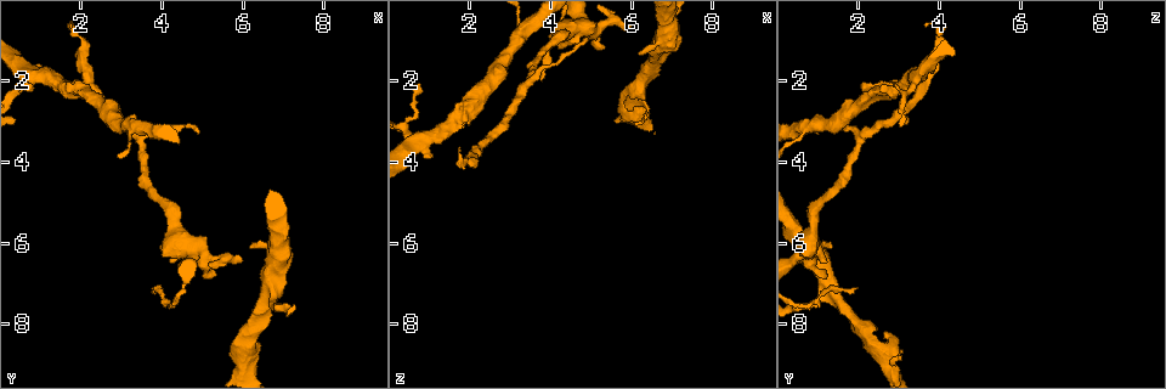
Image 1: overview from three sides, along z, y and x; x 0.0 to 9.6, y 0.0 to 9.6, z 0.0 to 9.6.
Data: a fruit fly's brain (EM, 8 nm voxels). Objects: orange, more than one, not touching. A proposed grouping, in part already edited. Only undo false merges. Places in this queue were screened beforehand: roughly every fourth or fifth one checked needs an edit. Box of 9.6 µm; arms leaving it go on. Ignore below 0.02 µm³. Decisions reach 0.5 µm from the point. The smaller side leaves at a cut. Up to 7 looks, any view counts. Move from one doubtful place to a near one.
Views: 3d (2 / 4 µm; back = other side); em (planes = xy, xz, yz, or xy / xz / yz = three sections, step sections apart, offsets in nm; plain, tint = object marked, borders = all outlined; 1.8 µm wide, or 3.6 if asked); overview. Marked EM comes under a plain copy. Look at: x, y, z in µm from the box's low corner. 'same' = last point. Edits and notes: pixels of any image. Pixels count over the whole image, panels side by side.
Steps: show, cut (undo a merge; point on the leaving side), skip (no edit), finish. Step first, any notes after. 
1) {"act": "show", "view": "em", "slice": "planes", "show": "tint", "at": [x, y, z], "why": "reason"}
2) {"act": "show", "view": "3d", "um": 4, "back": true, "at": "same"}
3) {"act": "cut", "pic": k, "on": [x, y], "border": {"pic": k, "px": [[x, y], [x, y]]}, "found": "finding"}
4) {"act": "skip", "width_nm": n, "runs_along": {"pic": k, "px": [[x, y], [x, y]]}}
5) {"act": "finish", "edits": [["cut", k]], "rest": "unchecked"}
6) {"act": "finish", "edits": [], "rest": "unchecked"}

{"act": "show", "view": "em", "slice": "planes", "show": "tint", "at": [0.80, 1.90, 3.35], "why": "three arms meet"}

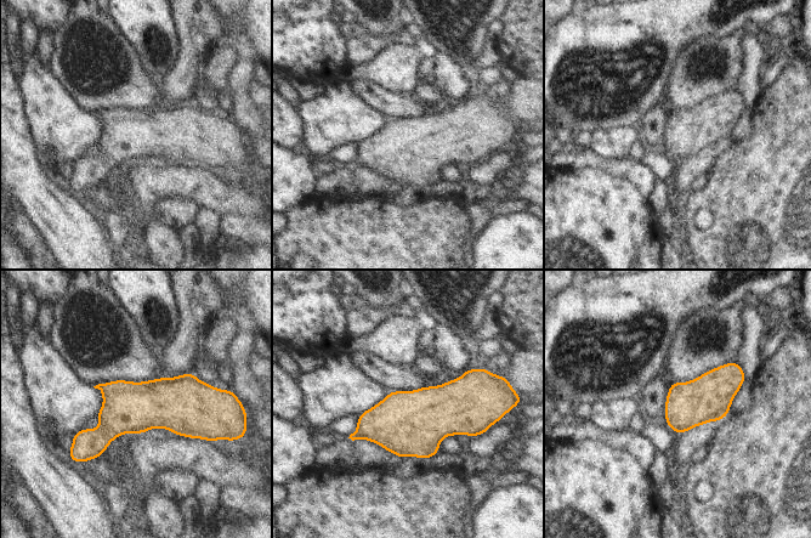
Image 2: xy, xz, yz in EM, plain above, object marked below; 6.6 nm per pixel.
{"act": "skip", "width_nm": 300, "found": "all the same cell"}

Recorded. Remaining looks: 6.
{"act": "show", "view": "3d", "um": 2, "back": true, "at": [3.35, 3.20, 0.85]}

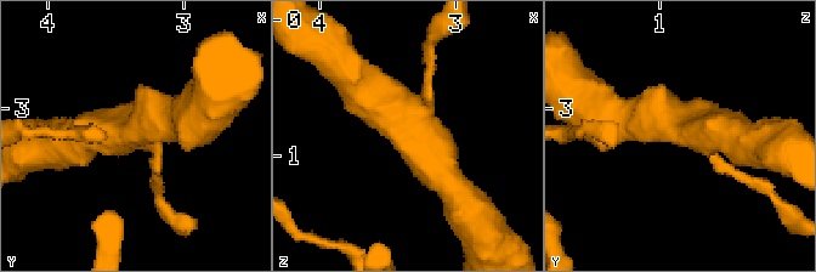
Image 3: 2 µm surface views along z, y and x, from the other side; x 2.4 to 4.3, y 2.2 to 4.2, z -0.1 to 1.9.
{"act": "show", "view": "em", "slice": "planes", "show": "borders", "at": [3.30, 3.16, 0.78], "arms": 3}

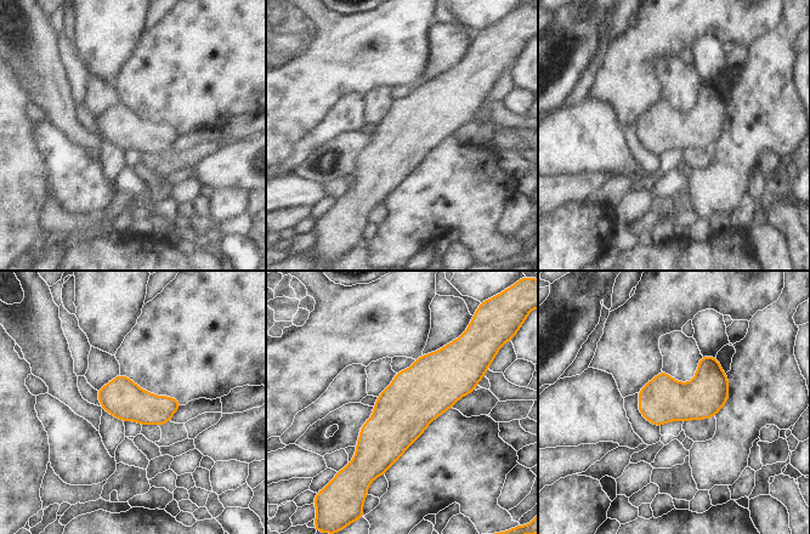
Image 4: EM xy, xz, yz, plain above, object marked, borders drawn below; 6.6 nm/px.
{"act": "skip", "width_nm": 280, "found": "continuous, no second cell"}

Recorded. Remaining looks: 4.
{"act": "show", "view": "3d", "um": 2, "at": [6.10, 8.50, 2.20], "why": "calibre changes"}

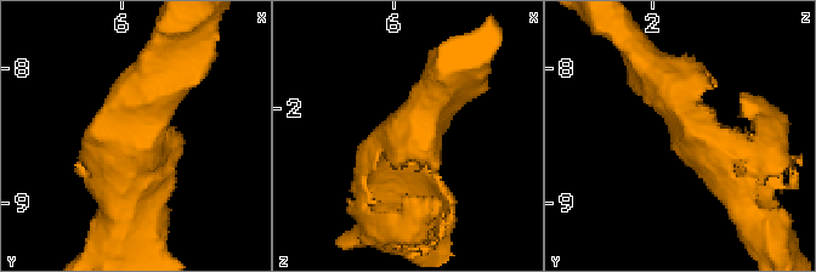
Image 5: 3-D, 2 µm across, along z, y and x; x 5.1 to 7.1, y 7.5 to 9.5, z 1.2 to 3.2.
{"act": "show", "view": "em", "slice": "planes", "show": "tint", "at": [6.18, 8.52, 2.22], "why": "need the tissue"}

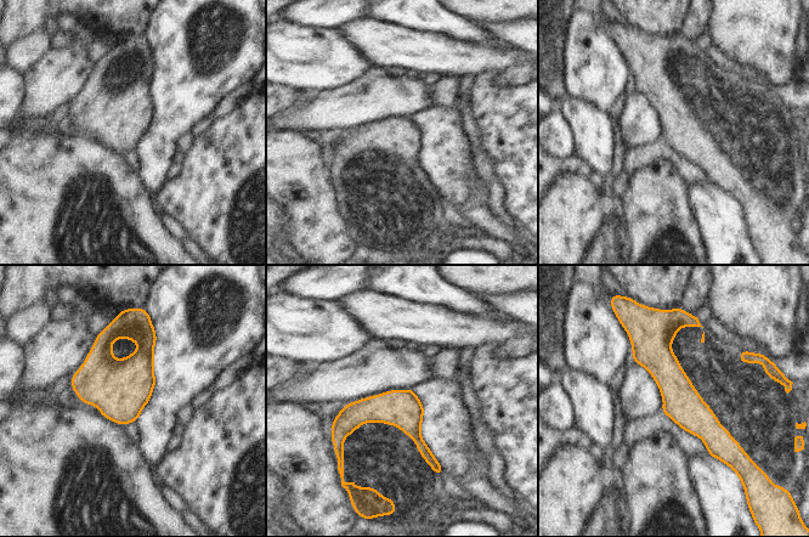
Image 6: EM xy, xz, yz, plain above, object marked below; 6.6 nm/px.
{"act": "skip", "runs_along": {"pic": 6, "px": [[668, 328], [665, 369], [722, 456]]}, "found": "continuous, no second cell"}

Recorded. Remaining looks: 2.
{"act": "finish", "edits": [], "rest": "unchecked"}

